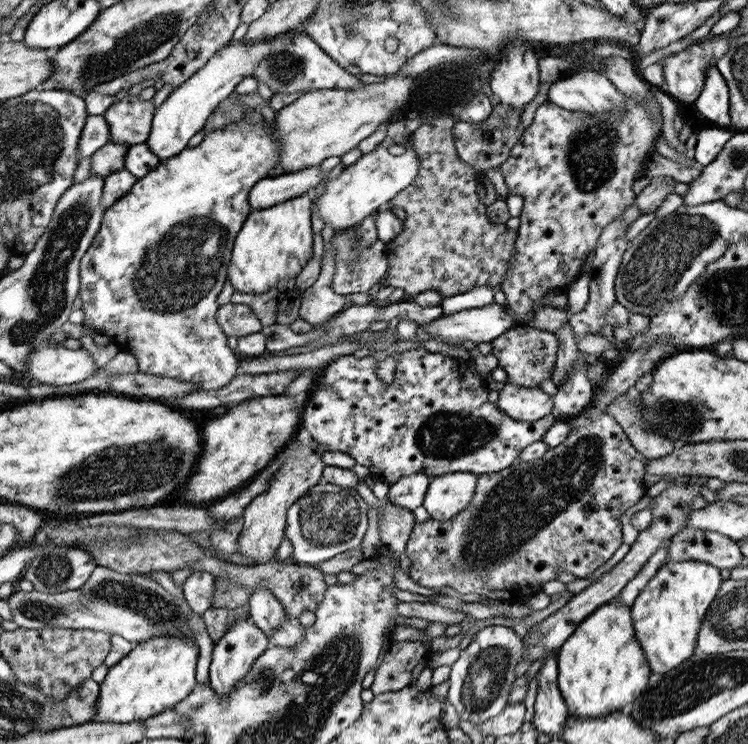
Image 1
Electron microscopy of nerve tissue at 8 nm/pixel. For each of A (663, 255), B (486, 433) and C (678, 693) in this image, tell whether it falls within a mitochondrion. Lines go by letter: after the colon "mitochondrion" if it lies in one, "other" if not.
A: mitochondrion
B: mitochondrion
C: mitochondrion

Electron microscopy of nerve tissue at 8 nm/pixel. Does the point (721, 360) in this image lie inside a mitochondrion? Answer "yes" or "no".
no

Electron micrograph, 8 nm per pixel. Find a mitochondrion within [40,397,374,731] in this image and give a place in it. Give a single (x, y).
(117, 473)

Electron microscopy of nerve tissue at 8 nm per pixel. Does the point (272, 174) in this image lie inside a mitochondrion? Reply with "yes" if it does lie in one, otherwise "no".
no

